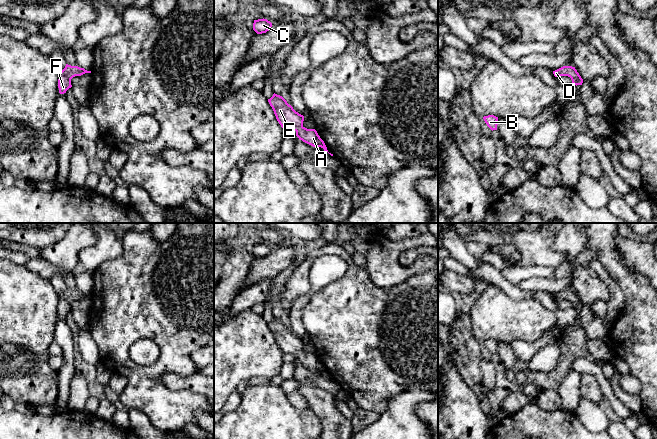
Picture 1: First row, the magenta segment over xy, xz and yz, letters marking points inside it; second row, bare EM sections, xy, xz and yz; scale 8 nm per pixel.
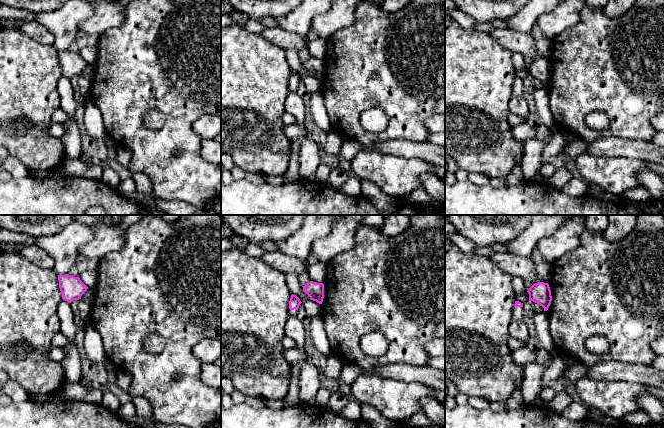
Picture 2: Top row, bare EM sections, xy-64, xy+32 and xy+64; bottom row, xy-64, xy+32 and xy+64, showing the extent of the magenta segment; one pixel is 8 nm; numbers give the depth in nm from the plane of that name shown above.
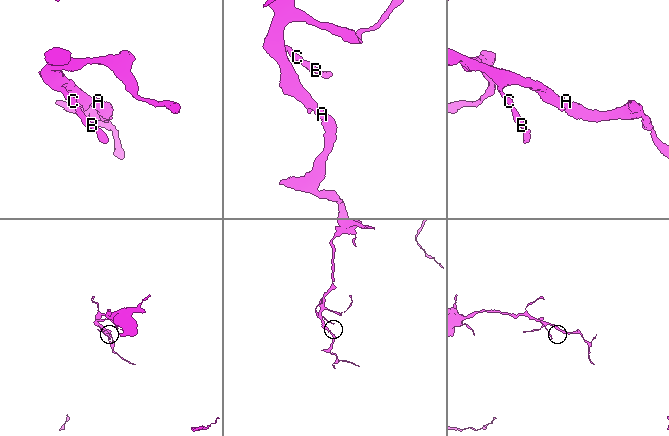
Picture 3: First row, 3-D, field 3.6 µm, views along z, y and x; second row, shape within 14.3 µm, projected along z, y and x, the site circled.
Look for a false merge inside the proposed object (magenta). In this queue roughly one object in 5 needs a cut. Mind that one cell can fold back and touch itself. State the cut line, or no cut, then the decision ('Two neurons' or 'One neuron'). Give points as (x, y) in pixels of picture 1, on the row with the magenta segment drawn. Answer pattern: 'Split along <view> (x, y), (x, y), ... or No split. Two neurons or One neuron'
No split. One neuron

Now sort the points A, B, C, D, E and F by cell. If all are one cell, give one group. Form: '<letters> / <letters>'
A B C D E F

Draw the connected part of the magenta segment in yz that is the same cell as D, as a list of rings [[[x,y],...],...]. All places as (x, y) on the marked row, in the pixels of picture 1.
[[[563,66],[555,71],[553,71],[553,74],[555,77],[560,77],[560,76],[568,76],[571,78],[572,83],[574,85],[582,85],[583,79],[575,69],[575,67],[572,66]]]

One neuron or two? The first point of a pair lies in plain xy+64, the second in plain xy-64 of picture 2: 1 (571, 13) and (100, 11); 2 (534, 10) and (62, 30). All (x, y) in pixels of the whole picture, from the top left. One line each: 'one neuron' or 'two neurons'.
1: one neuron
2: one neuron

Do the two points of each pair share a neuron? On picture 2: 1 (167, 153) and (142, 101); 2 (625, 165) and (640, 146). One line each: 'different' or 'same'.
1: same
2: different

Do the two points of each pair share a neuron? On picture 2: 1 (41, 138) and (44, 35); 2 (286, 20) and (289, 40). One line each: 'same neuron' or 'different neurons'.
1: different neurons
2: different neurons

